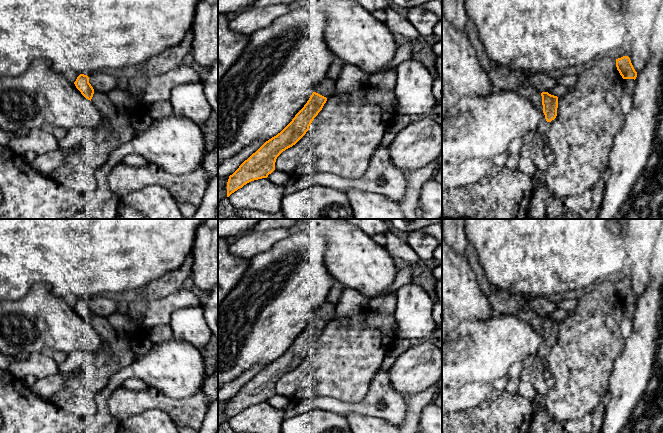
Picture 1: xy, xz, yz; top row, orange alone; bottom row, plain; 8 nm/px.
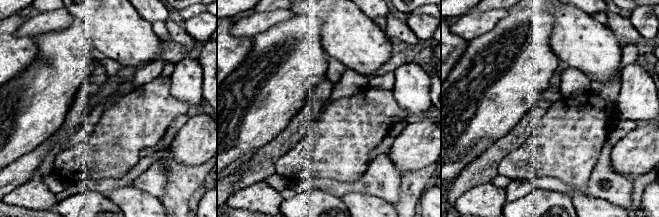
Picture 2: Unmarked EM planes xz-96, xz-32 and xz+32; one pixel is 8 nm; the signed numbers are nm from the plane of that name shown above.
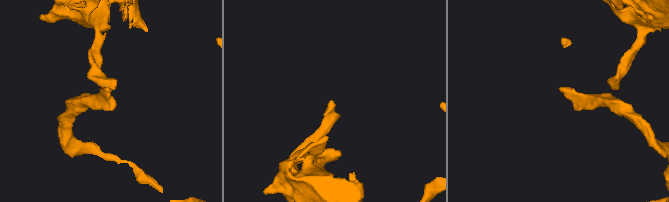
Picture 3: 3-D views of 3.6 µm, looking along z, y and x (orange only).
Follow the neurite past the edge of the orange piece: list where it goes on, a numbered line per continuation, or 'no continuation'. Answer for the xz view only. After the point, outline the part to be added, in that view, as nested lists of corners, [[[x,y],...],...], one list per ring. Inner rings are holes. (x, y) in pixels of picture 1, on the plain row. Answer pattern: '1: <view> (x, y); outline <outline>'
1: xz (326, 312); outline [[[325,302],[321,307],[316,310],[315,316],[330,322],[335,319],[335,305]]]

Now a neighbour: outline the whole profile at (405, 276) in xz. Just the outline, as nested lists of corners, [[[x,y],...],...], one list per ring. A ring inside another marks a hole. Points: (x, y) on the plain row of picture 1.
[[[411,266],[401,269],[397,272],[394,282],[388,288],[389,292],[395,293],[406,284],[411,284],[413,280],[413,271]]]

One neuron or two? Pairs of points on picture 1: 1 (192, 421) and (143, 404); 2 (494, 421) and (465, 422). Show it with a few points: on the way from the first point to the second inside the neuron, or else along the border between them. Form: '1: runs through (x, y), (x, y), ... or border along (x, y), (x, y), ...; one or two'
1: runs through (180, 410), (165, 403), (155, 403); one
2: runs through (487, 422), (472, 422); one

